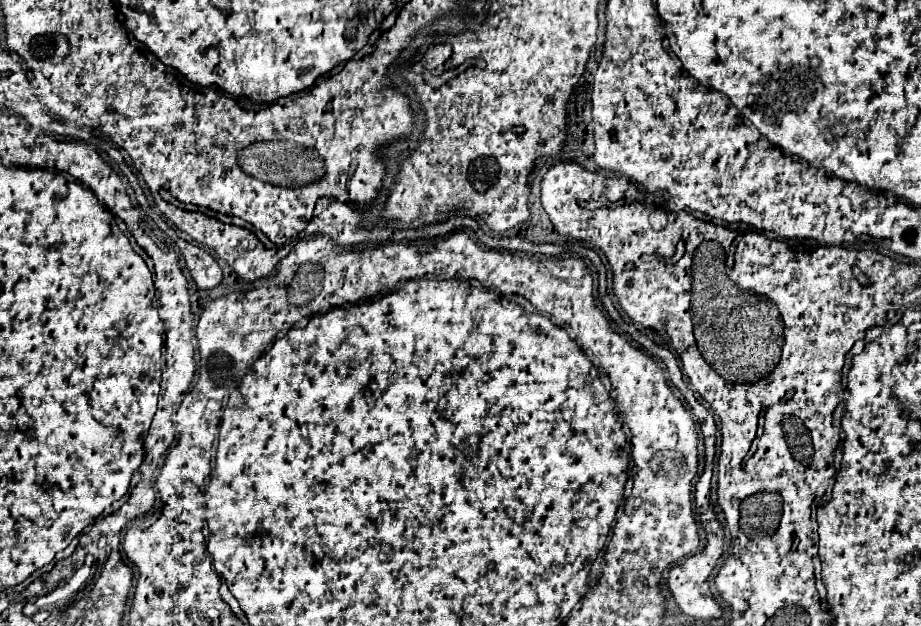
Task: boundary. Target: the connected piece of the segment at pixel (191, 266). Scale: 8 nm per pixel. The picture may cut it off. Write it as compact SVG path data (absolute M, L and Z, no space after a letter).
M159 219L157 225L180 249L182 256L184 256L184 262L186 262L186 268L190 270L190 276L194 278L198 288L208 290L208 288L214 288L220 284L222 270L220 270L218 262L204 248L178 237L175 230L170 228L163 219Z

